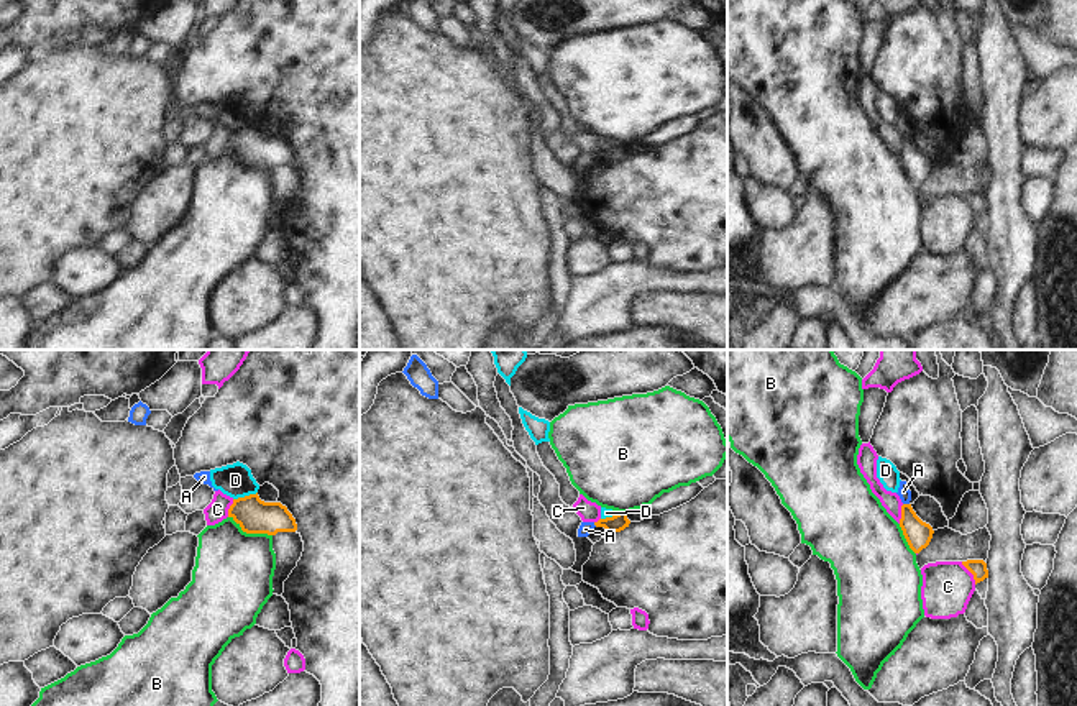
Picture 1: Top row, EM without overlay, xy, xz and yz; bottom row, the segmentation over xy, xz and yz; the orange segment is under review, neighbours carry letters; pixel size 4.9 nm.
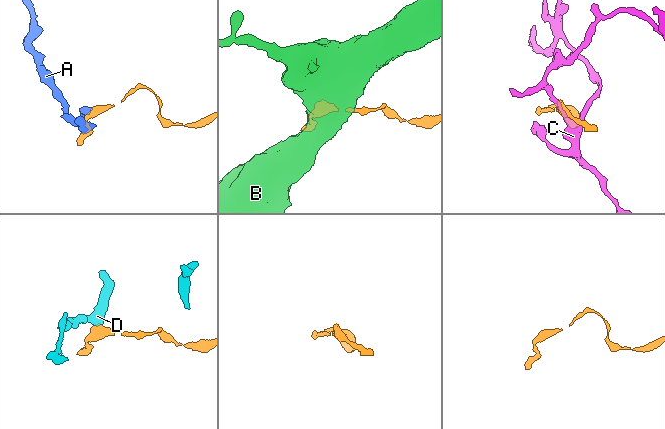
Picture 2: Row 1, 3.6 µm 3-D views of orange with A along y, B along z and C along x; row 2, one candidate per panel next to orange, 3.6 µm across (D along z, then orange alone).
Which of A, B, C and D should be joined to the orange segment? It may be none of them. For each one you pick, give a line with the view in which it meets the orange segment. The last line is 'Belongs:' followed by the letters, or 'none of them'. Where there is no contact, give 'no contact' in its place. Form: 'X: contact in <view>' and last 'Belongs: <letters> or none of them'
Belongs: none of them

